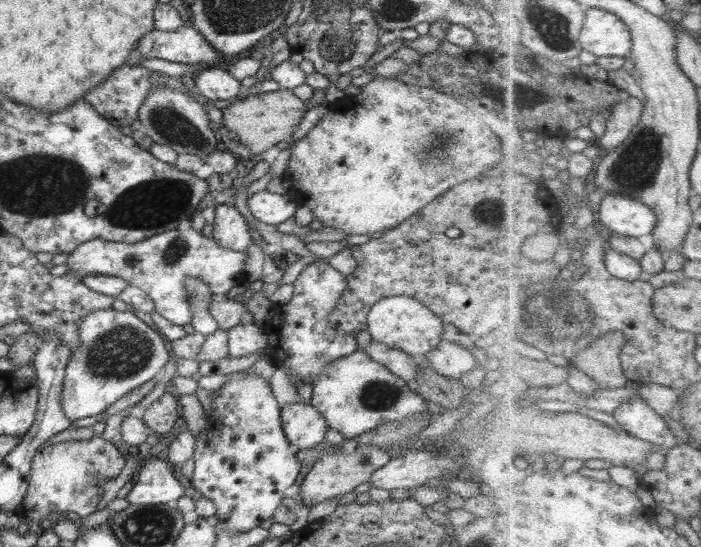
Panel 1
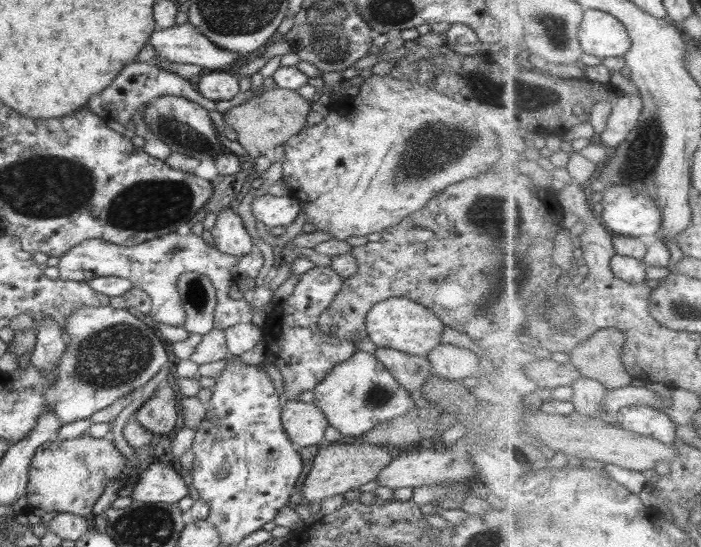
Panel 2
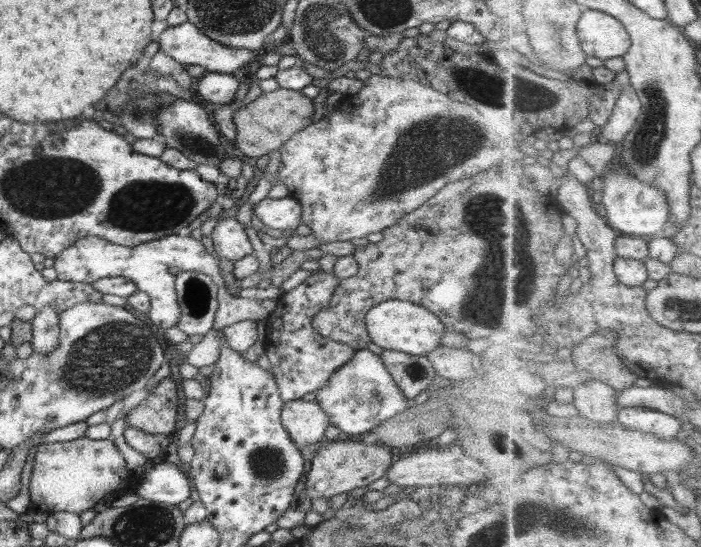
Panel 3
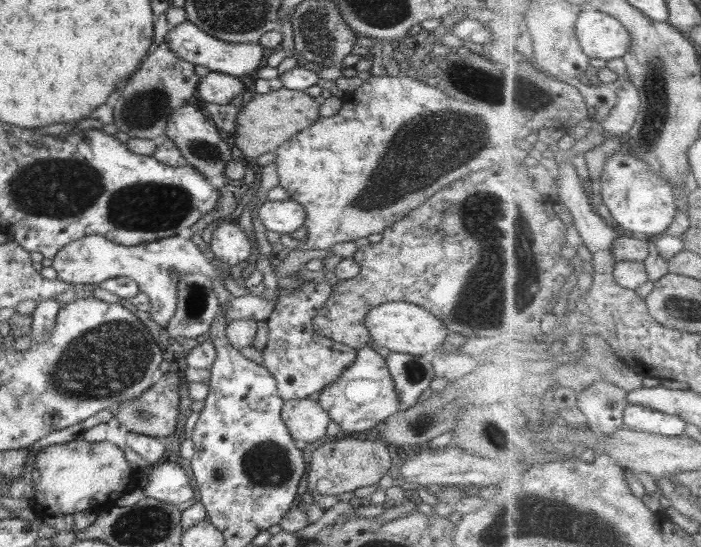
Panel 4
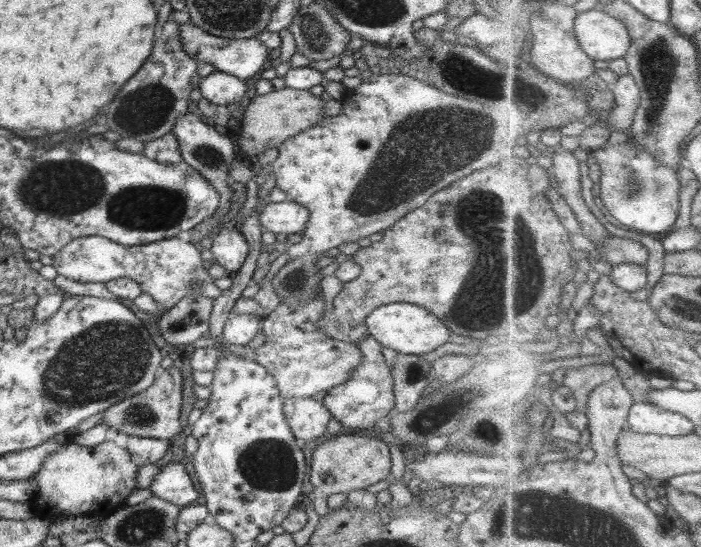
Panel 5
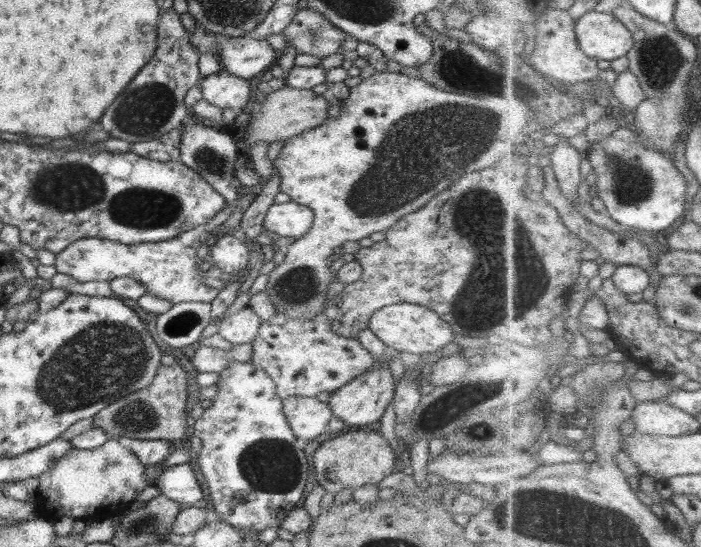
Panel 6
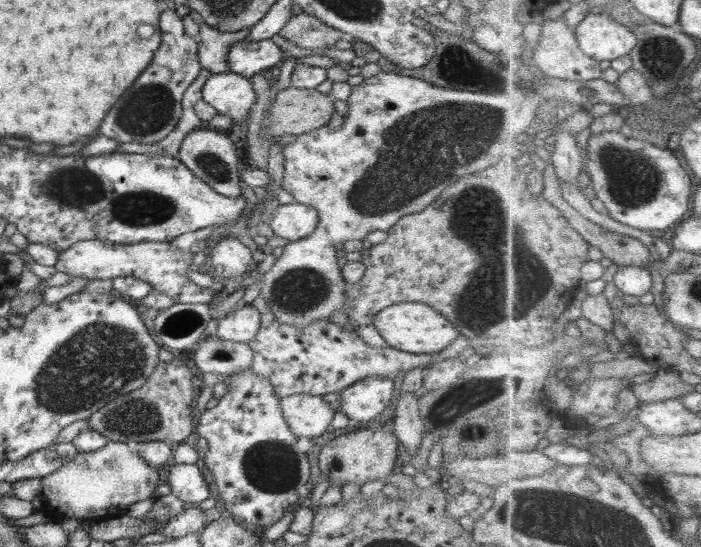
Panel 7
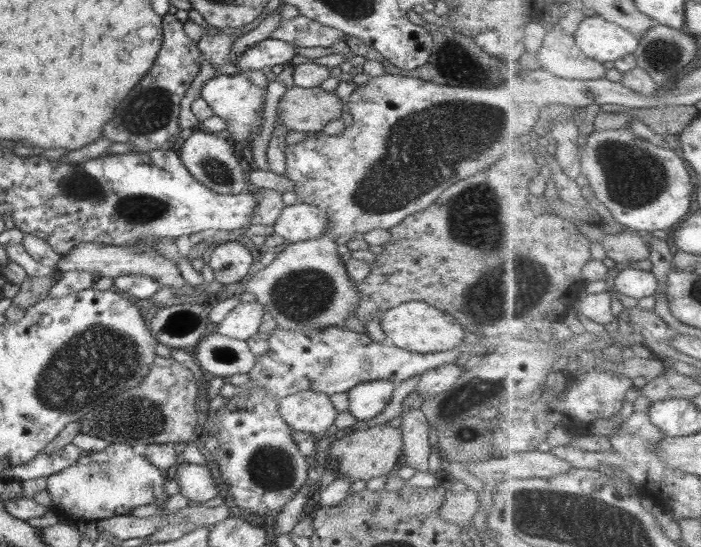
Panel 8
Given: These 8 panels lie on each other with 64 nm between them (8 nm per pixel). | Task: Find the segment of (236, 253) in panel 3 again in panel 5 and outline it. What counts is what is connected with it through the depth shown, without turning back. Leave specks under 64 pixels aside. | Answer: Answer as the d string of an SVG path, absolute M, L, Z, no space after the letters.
M224 228L212 237L210 252L213 254L213 260L223 266L229 275L232 275L239 270L248 256L248 242L243 233L238 232L236 228Z

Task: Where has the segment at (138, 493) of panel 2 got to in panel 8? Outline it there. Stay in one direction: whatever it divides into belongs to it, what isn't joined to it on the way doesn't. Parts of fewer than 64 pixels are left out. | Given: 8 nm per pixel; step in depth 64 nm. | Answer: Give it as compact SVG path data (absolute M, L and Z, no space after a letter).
M180 463L170 472L170 476L179 484L182 496L186 496L192 504L204 504L207 500L216 498L222 490L218 487L212 470L206 465Z

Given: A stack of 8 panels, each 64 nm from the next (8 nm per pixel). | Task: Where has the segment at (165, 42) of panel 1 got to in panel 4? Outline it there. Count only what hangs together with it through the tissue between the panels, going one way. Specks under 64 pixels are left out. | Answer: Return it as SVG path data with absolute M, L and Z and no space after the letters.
M188 20L171 28L164 37L164 41L170 45L168 49L176 52L182 60L206 66L212 72L222 71L235 77L250 76L252 72L259 70L264 60L264 49L266 49L259 42L233 43L214 38Z

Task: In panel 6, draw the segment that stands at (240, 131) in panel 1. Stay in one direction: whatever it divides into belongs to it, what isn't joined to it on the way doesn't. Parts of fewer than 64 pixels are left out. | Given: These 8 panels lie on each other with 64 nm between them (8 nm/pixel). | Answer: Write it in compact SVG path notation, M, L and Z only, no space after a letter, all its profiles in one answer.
M285 84L277 91L267 94L260 111L252 111L245 142L249 144L249 148L261 140L268 146L276 141L286 141L310 128L316 128L329 120L328 106L329 102L326 98L314 93L312 89L299 89Z

